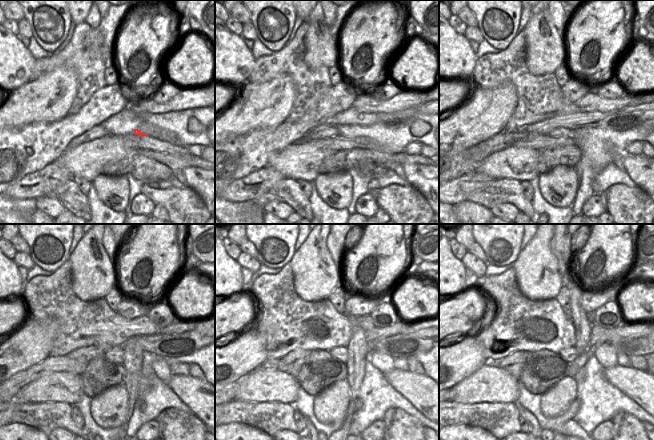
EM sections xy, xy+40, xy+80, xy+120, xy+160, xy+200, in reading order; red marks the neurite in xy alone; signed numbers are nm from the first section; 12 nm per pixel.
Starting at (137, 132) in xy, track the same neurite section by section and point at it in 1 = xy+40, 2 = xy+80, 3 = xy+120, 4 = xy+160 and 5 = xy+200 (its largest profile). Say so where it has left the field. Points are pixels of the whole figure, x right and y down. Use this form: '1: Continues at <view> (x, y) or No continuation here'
1: Continues at xy+40 (376, 133)
2: Continues at xy+80 (584, 138)
3: Continues at xy+120 (136, 362)
4: Continues at xy+160 (358, 347)
5: Continues at xy+200 (566, 244)

